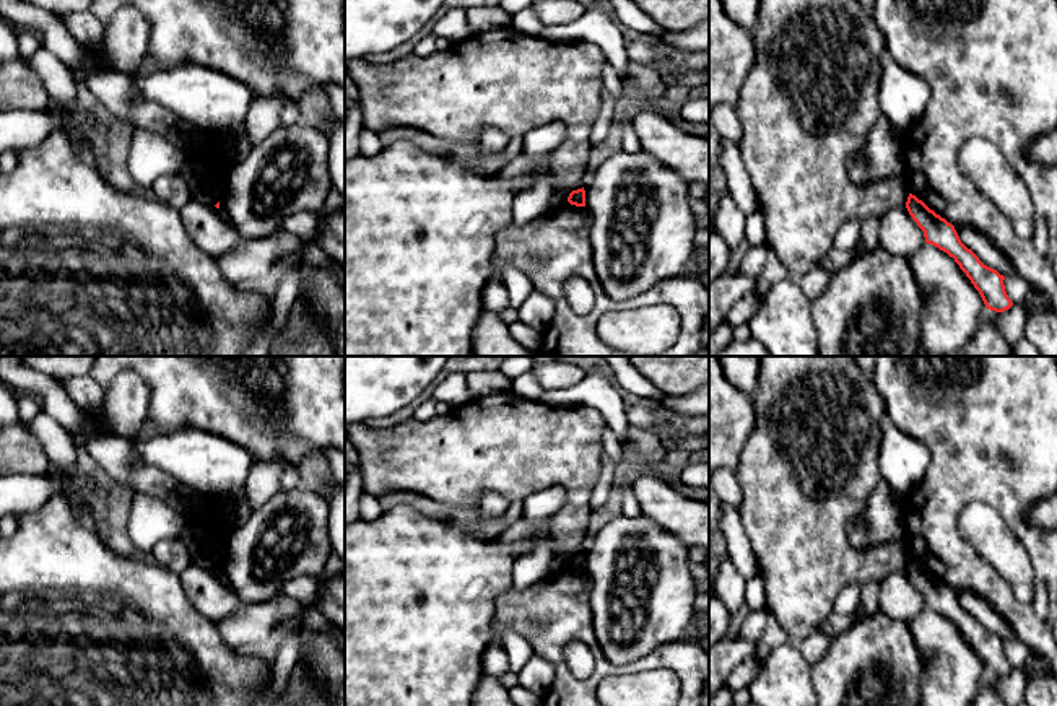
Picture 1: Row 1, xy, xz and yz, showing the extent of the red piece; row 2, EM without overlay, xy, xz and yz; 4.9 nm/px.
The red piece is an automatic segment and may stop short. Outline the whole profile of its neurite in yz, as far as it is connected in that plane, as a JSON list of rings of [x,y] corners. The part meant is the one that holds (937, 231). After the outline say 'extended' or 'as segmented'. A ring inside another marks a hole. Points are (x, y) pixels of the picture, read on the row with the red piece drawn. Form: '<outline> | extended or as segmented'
[[[912,194],[907,197],[906,208],[917,226],[924,231],[925,242],[955,259],[979,291],[987,309],[1003,312],[1013,306],[1005,291],[1005,277],[984,265],[979,257],[961,242],[951,223],[937,215]]] | as segmented

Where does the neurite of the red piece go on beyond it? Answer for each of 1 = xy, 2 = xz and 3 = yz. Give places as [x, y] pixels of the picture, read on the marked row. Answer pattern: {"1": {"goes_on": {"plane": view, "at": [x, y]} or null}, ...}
{"1": {"goes_on": null}, "2": {"goes_on": null}, "3": {"goes_on": null}}

